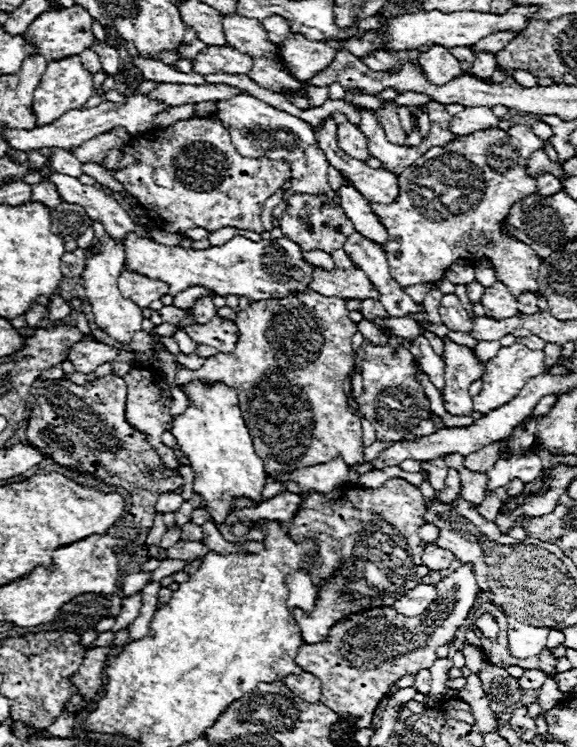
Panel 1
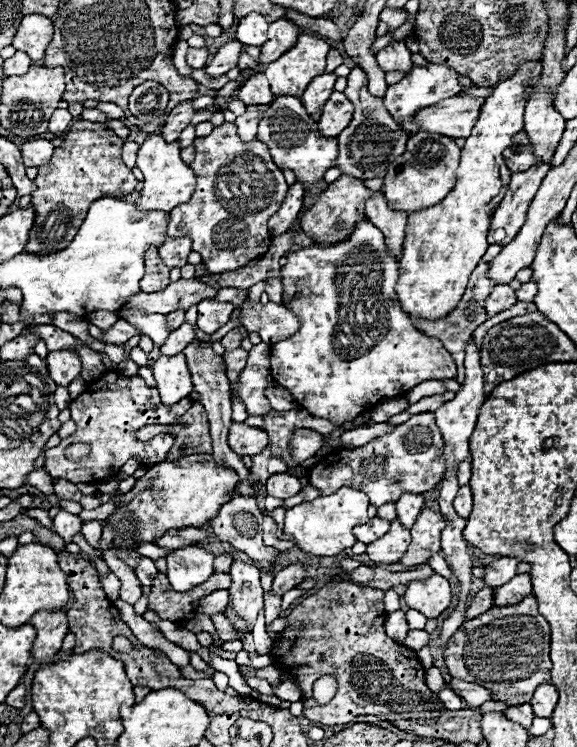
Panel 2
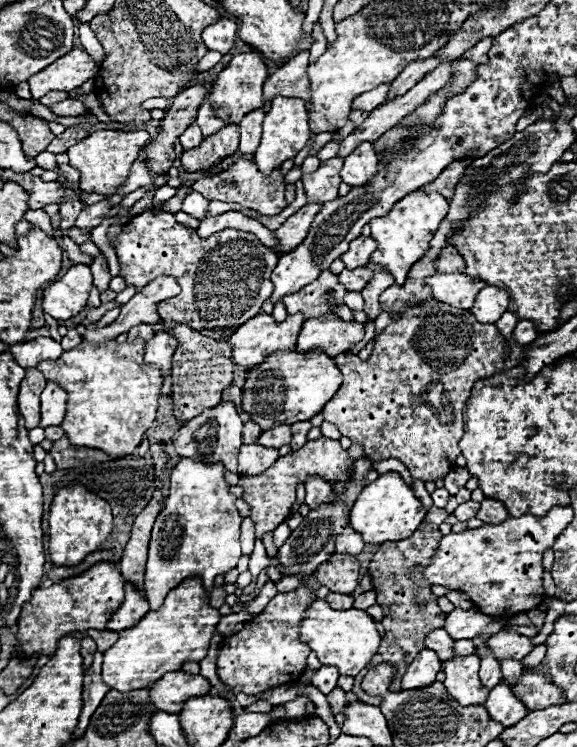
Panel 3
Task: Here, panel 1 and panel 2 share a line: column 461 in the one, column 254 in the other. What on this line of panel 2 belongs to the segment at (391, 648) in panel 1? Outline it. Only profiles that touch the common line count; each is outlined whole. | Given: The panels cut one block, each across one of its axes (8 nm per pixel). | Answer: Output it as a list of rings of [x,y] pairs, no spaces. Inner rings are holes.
[[[234,560],[230,576],[232,586],[228,588],[228,592],[232,596],[232,610],[248,624],[254,624],[258,614],[264,610],[264,590],[260,586],[260,570],[242,560]]]

